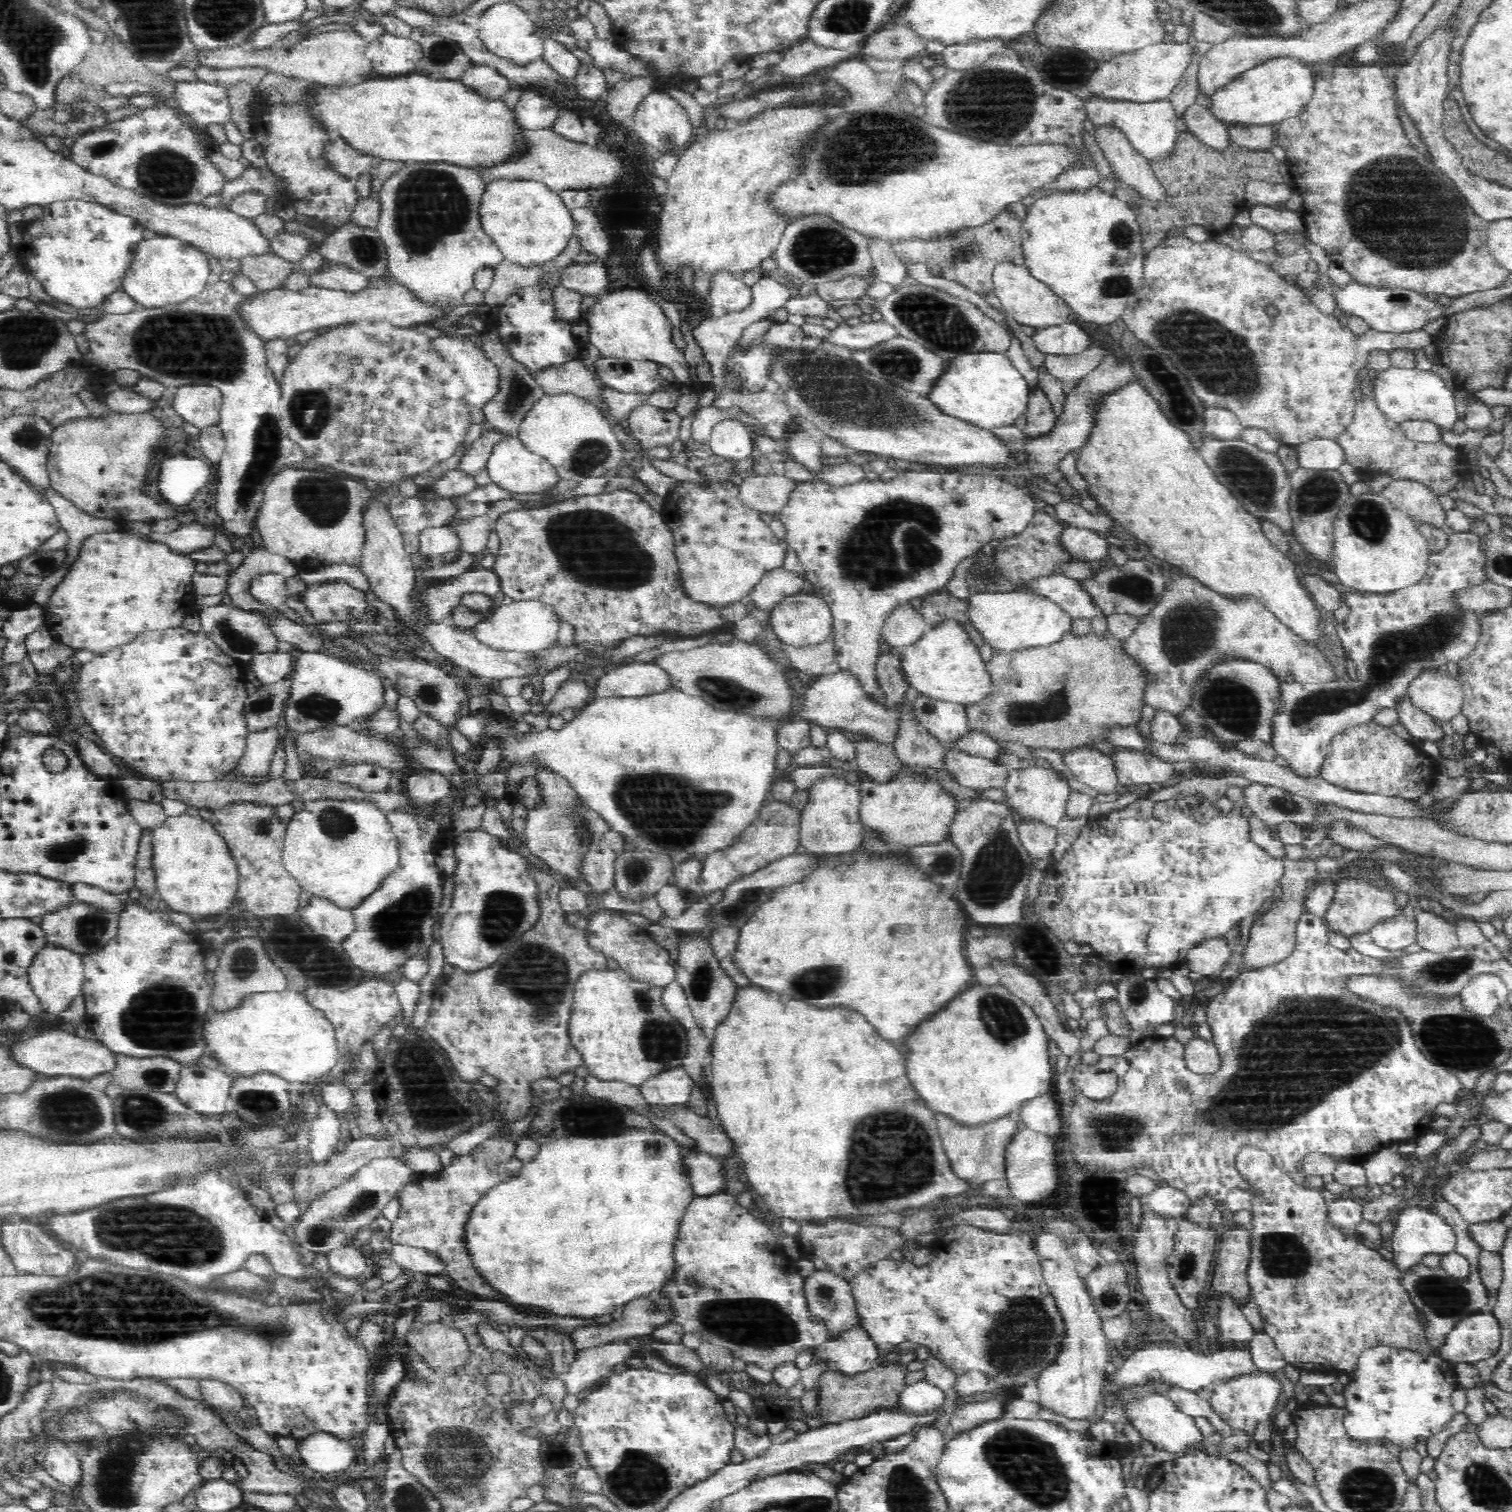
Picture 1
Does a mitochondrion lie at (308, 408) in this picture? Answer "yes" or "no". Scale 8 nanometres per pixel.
yes

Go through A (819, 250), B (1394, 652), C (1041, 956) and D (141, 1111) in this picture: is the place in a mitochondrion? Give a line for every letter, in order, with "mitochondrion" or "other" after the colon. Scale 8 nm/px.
A: mitochondrion
B: mitochondrion
C: other
D: mitochondrion

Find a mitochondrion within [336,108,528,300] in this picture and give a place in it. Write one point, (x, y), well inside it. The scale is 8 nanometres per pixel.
(430, 204)

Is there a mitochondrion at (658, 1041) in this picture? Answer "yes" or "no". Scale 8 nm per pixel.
yes

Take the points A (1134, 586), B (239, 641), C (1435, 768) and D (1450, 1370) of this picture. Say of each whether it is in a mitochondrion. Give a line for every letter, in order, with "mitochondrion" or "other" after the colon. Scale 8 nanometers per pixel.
A: mitochondrion
B: mitochondrion
C: other
D: other

